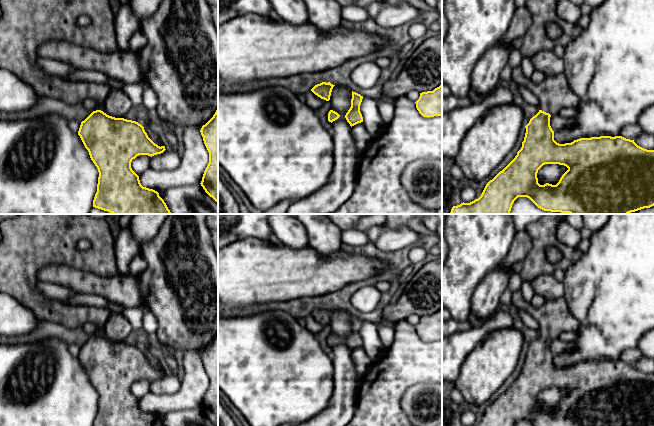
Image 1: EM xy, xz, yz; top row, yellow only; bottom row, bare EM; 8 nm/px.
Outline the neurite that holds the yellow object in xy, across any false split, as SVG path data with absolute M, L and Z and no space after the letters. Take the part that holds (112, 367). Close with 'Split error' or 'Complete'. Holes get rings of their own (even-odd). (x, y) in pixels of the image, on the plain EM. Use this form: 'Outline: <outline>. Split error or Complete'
Outline: M96 334L81 346L78 359L99 396L93 426L164 426L157 415L141 409L139 400L131 392L131 386L137 380L152 381L166 374L148 361L141 348Z. Complete

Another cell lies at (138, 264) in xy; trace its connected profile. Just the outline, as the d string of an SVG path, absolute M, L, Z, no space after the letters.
M141 254L135 256L129 264L130 273L134 276L139 276L146 269L146 267L147 263Z

